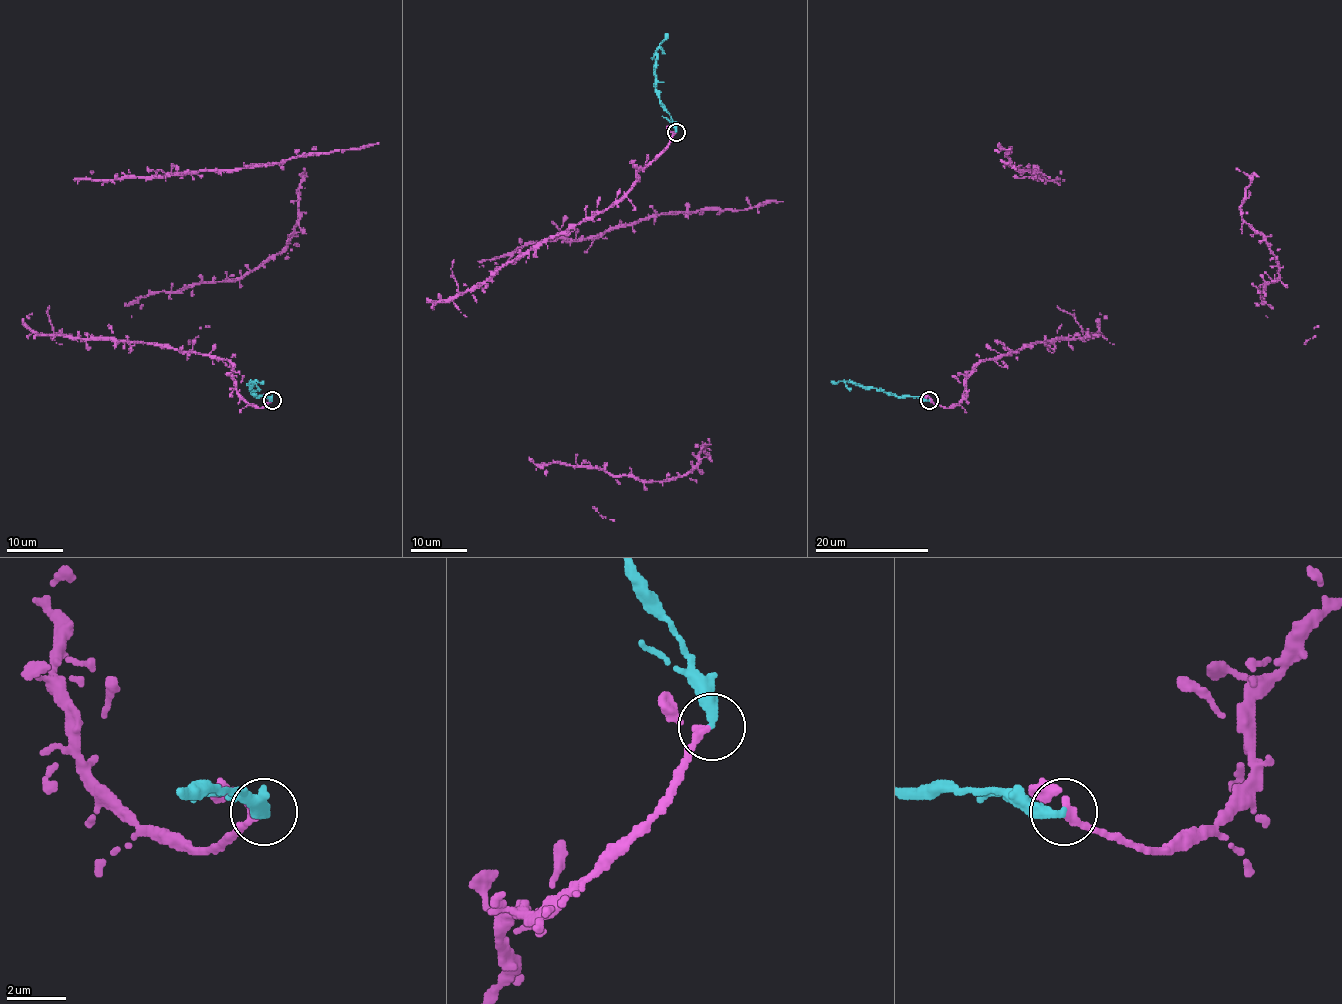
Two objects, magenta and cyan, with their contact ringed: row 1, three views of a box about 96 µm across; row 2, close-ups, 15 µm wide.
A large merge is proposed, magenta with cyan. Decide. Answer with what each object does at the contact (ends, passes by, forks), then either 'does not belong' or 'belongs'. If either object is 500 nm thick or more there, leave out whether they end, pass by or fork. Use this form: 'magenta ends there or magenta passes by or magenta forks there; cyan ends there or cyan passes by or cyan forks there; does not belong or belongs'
magenta passes by; cyan ends there; belongs

